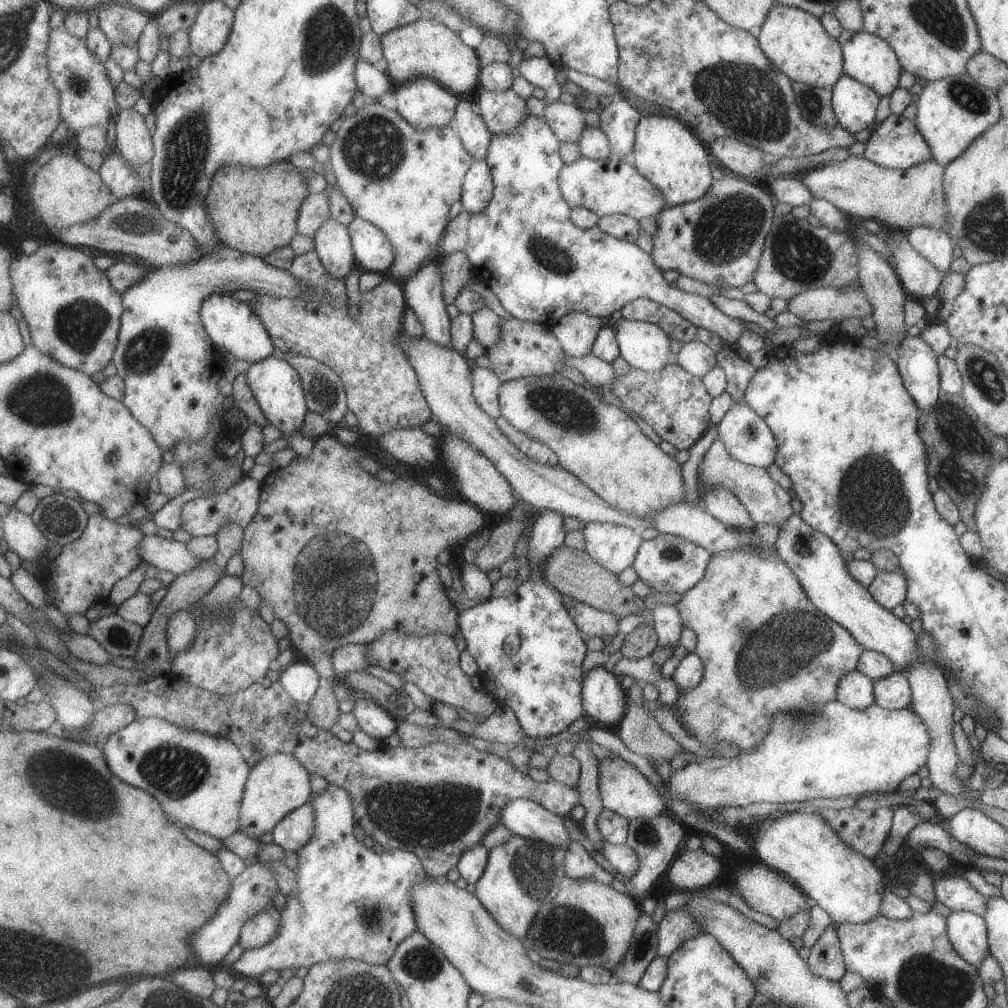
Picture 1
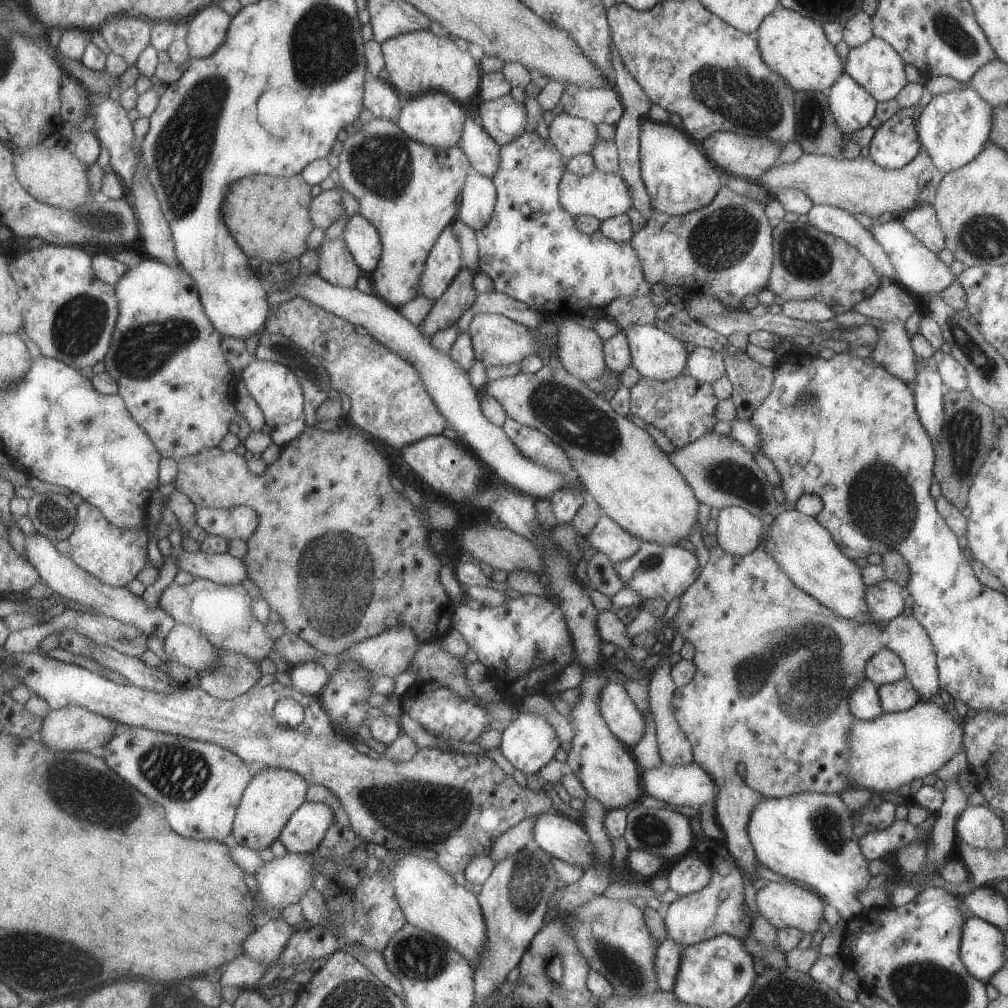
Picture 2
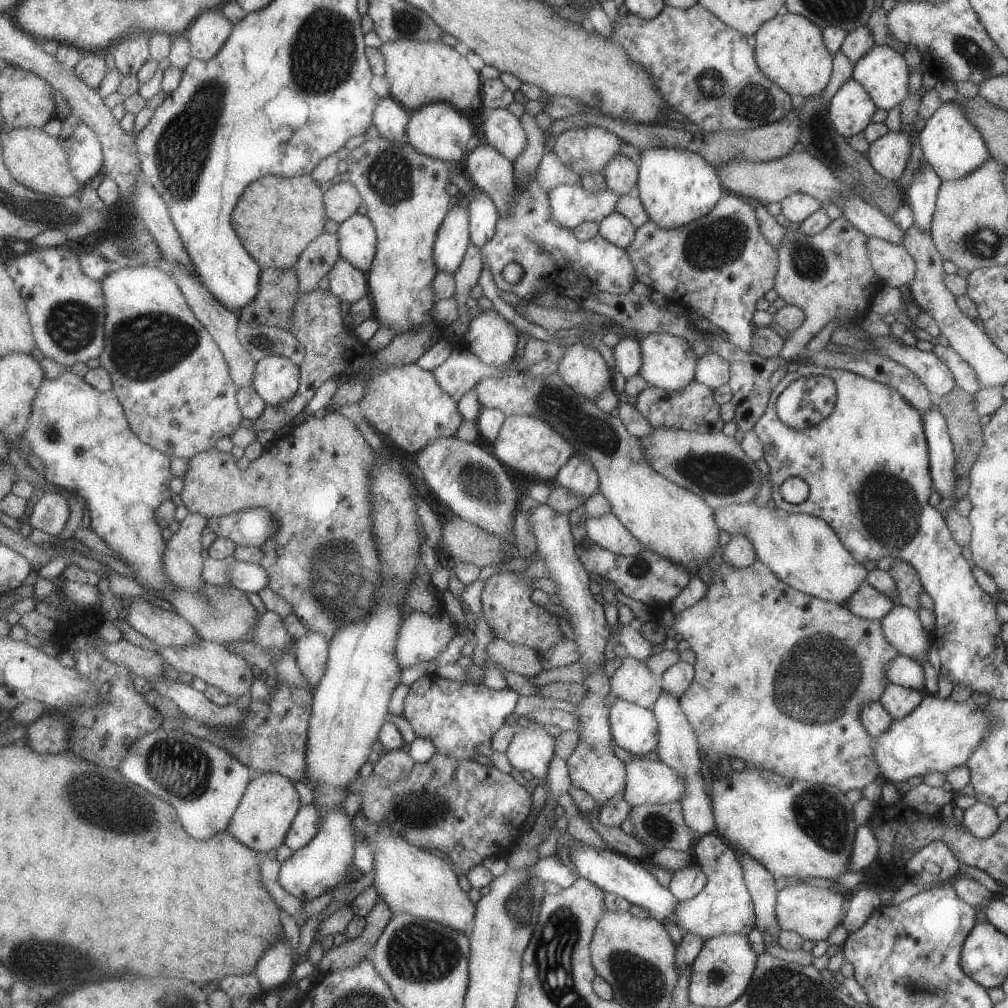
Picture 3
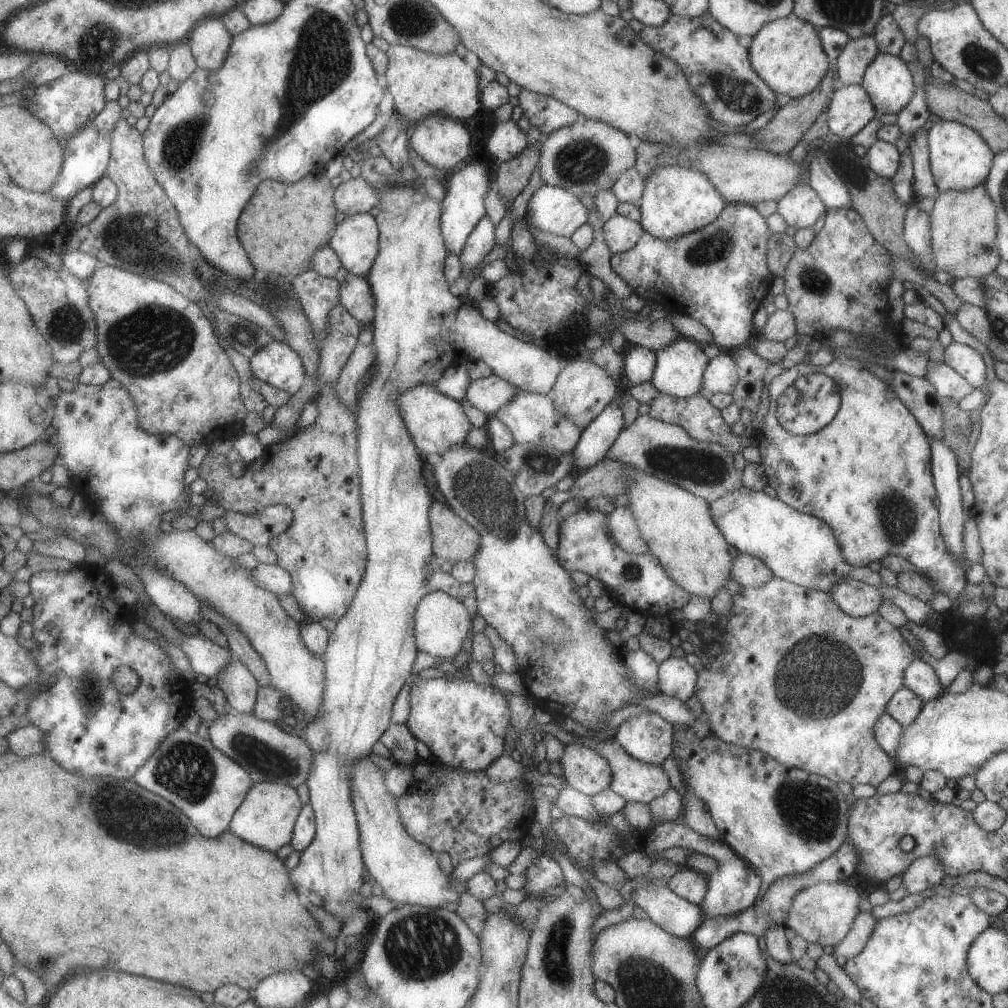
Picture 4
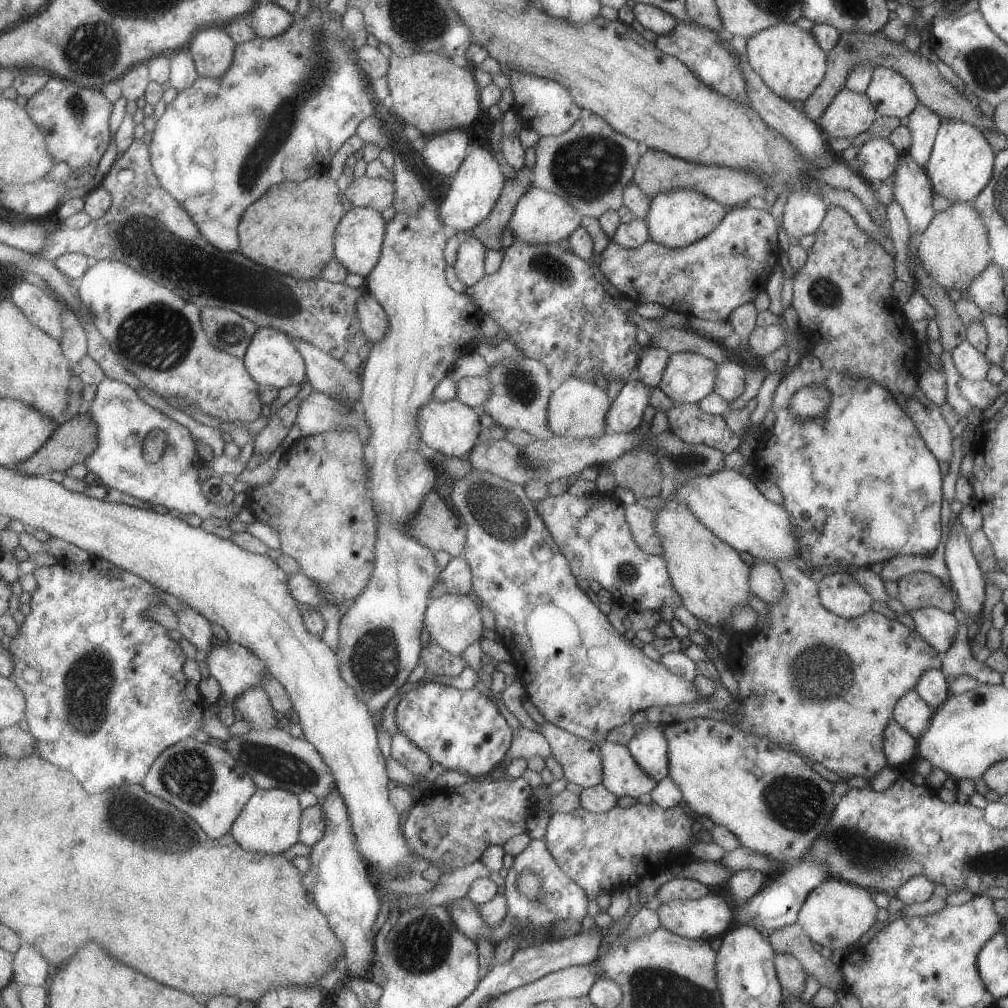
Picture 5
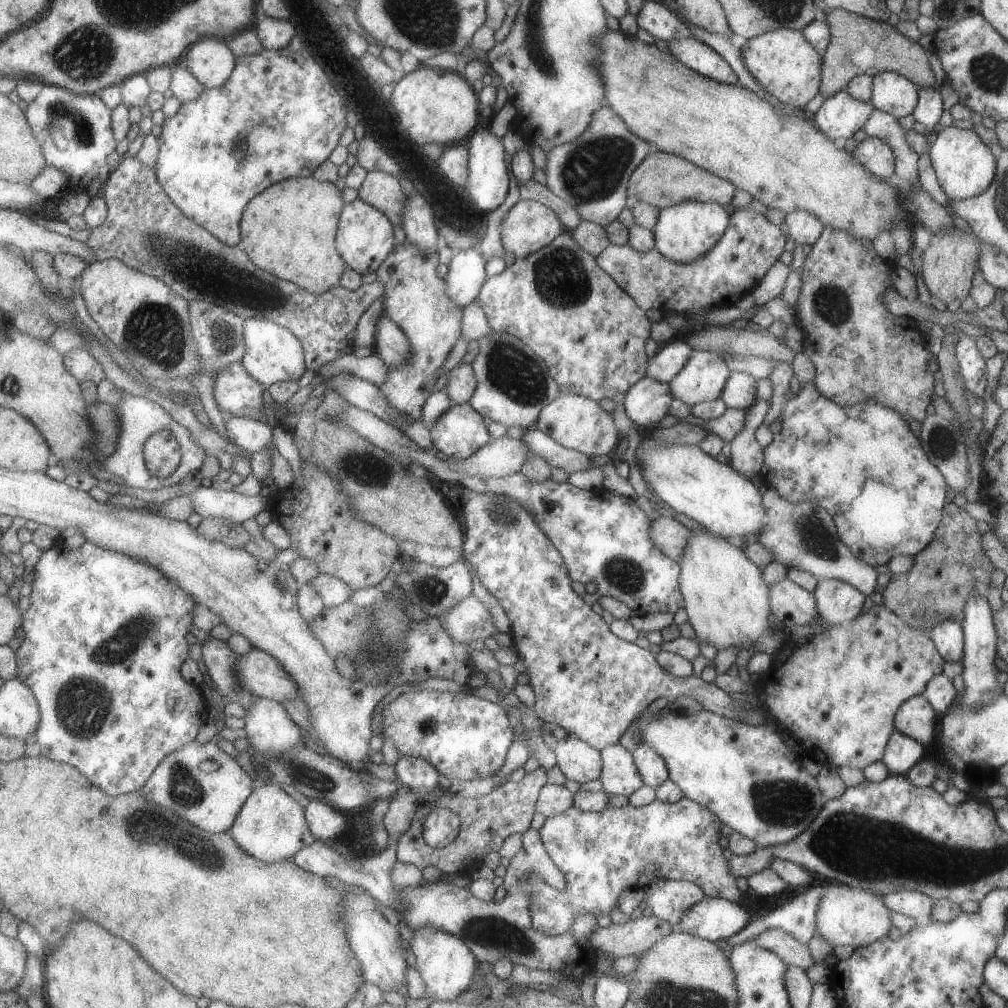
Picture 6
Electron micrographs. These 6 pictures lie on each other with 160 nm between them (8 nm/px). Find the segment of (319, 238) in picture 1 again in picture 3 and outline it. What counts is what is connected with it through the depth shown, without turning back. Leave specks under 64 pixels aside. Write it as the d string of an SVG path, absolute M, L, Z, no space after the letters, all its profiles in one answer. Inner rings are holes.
M339 259L328 277L330 280L328 295L341 299L346 308L365 297L371 298L368 273L353 266L347 259Z

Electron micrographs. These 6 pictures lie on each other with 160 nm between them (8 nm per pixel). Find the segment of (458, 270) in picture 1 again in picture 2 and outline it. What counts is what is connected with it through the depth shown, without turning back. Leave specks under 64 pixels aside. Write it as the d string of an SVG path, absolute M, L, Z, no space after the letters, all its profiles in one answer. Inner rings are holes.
M467 266L461 268L461 272L457 274L447 292L435 302L428 318L418 326L427 338L432 338L433 334L441 330L451 328L467 310L473 307L479 294L477 288L473 286L475 274Z

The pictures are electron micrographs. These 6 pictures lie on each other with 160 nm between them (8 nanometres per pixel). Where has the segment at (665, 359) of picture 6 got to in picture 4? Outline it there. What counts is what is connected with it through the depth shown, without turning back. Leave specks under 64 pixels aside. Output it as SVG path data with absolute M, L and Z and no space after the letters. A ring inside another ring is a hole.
M639 345L622 350L623 375L628 385L650 382L656 363L655 353Z

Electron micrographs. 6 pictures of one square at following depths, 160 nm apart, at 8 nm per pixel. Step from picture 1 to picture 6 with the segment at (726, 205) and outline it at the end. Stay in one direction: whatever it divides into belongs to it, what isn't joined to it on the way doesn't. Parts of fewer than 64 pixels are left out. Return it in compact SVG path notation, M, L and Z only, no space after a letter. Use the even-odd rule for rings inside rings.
M734 208L730 210L728 225L721 238L707 251L703 257L690 263L676 263L667 257L662 257L656 249L647 252L637 252L629 245L611 245L601 251L596 257L596 263L601 270L604 270L621 290L627 293L633 302L644 311L648 308L661 310L666 315L684 312L689 314L693 308L715 308L730 307L743 296L749 294L767 272L767 269L778 260L785 246L783 233L763 215L748 208Z

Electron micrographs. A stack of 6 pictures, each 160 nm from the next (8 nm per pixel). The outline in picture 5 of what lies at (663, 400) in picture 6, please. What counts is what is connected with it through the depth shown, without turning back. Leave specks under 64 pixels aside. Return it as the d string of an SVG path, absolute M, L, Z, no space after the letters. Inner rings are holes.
M637 379L627 381L610 402L605 415L606 432L631 432L641 426L652 387Z

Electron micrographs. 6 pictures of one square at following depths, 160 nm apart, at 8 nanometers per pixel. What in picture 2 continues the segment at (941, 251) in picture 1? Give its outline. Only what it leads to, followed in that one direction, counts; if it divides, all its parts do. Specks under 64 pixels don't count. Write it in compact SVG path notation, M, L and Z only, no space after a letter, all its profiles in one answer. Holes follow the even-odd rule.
M919 204L899 219L905 229L933 254L945 248L945 238L932 204Z

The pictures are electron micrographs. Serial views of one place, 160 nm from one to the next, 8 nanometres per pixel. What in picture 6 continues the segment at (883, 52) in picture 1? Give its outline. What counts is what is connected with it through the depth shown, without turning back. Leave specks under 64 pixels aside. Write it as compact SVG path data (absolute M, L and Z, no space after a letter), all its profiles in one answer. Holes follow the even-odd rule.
M885 71L872 76L870 103L873 108L901 118L912 114L918 89L916 84L899 73Z

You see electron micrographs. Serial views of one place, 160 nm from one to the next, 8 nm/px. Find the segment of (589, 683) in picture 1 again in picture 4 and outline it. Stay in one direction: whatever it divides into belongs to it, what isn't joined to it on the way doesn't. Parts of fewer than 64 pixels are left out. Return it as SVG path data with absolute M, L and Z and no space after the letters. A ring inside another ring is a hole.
M657 713L630 717L618 727L613 738L635 760L659 766L667 756L672 756L675 728Z

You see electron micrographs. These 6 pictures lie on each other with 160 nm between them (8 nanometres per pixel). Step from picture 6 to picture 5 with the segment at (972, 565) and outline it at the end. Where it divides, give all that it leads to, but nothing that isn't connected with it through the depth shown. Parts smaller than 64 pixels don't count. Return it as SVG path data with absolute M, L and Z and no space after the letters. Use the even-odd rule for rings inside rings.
M915 571L898 578L896 583L896 599L903 606L905 613L921 607L935 607L946 613L957 611L956 592L932 574Z

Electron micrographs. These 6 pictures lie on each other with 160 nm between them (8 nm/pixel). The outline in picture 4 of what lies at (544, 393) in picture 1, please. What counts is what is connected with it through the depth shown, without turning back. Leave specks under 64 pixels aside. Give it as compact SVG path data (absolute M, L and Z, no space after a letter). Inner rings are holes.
M493 374L478 377L467 389L465 401L471 402L477 410L493 416L500 406L508 403L516 393L516 387ZM633 468L633 480L628 481L628 490L624 493L629 498L629 508L632 510L641 538L649 547L649 554L657 558L665 574L680 586L686 593L713 598L717 590L724 588L730 578L730 564L733 560L729 555L729 546L721 536L719 529L708 514L708 502L678 486L659 480L653 475Z

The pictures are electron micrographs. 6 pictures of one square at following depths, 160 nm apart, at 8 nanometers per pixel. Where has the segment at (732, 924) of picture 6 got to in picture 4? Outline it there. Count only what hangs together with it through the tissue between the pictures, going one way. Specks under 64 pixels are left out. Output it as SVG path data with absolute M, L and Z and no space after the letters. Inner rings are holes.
M628 880L626 887L631 888L628 896L632 898L635 906L642 908L646 912L645 917L659 928L662 928L667 934L673 935L674 937L690 939L692 932L706 918L699 905L687 902L684 898L677 896L677 894L669 890L667 885L654 885L648 881L647 885L643 886L643 888L635 888L635 890L632 890L632 886L629 886Z

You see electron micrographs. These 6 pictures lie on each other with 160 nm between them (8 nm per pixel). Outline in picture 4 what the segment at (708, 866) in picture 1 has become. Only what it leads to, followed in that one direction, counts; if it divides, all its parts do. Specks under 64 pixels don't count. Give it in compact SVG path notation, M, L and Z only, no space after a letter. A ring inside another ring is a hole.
M685 866L679 868L667 882L671 892L684 898L687 902L700 905L708 885L707 876Z

